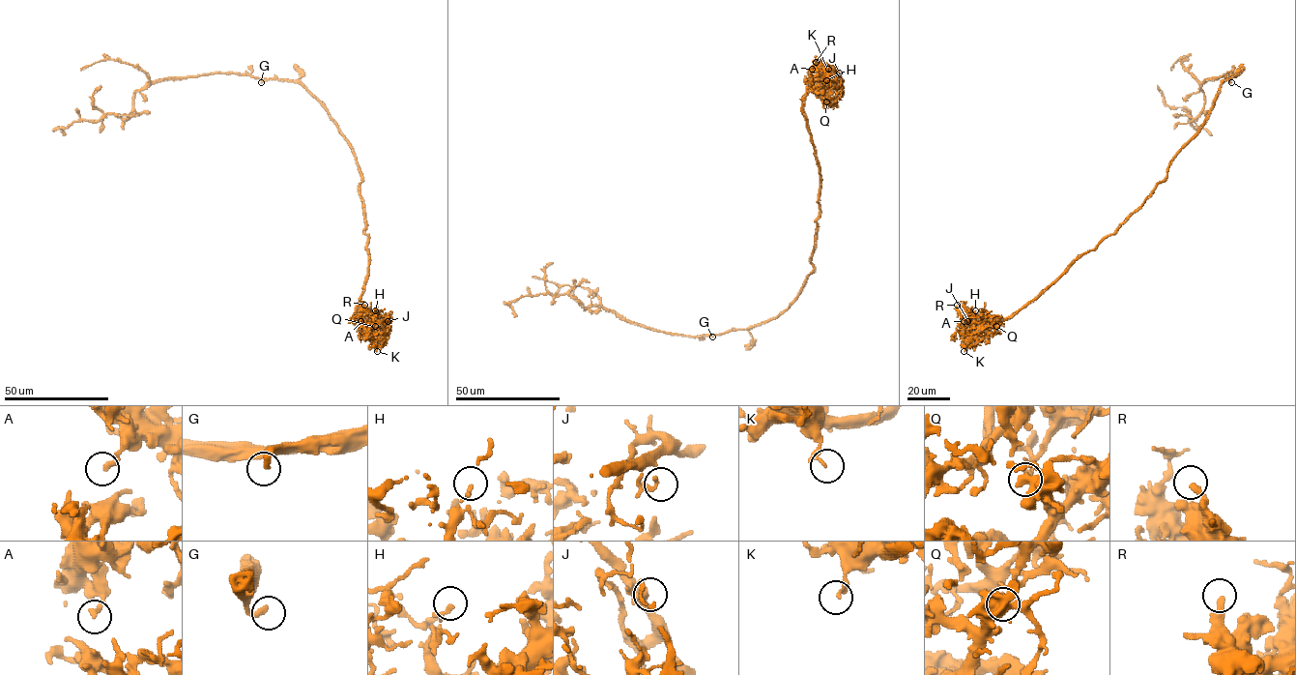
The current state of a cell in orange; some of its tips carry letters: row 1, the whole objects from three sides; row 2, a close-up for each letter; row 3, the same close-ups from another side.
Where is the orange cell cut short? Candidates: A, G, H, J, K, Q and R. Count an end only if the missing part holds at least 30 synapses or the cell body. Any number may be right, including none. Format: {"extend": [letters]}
{"extend": ["G"]}

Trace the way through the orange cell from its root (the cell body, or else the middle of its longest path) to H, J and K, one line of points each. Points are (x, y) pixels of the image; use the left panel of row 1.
H: (338, 131), (360, 169), (360, 197), (367, 236), (367, 276), (353, 320), (356, 323), (369, 319), (375, 310)
J: (338, 131), (360, 169), (360, 197), (367, 236), (367, 276), (353, 320), (365, 328), (382, 320), (388, 321)
K: (338, 131), (360, 169), (360, 197), (367, 236), (367, 276), (353, 320), (369, 332), (377, 351)

